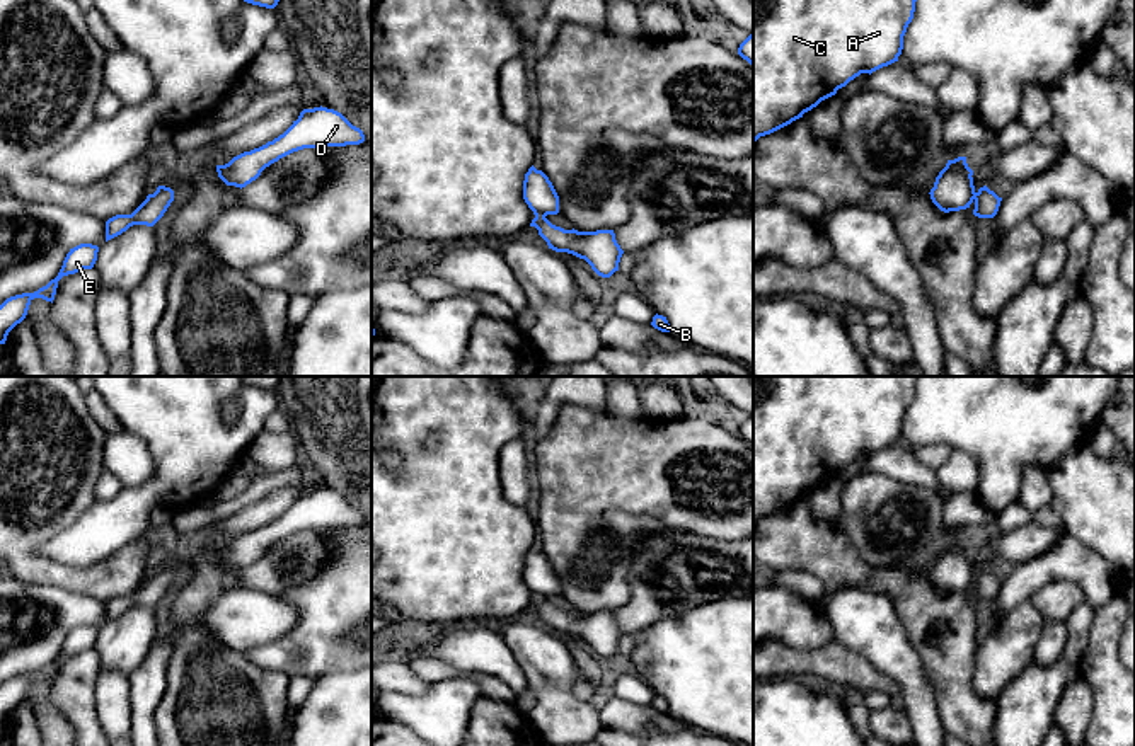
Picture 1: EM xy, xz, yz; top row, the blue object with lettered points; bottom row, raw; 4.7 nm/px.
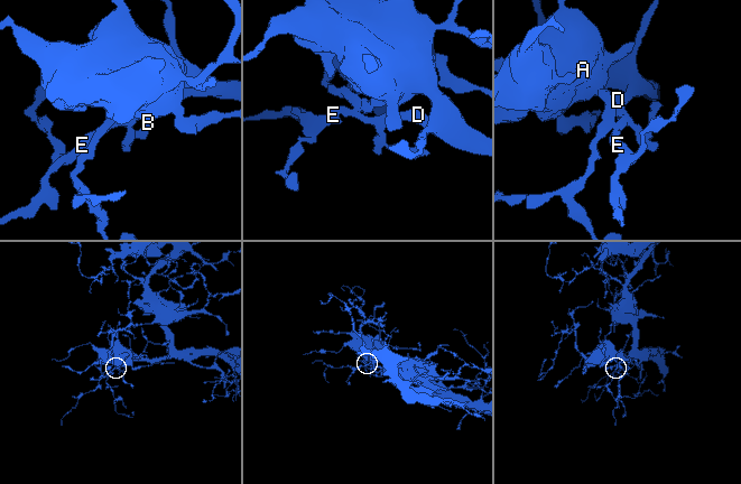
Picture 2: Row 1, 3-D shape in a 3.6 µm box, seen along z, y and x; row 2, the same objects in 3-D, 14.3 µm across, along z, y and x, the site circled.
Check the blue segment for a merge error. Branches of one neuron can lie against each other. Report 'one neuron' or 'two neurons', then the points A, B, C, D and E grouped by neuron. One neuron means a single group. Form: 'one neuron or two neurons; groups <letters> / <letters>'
one neuron; groups A B C D E

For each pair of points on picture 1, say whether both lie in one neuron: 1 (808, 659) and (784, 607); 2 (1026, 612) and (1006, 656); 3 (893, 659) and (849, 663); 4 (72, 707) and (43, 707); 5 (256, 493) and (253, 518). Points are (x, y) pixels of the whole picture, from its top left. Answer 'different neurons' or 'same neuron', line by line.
1: different neurons
2: same neuron
3: different neurons
4: different neurons
5: different neurons

